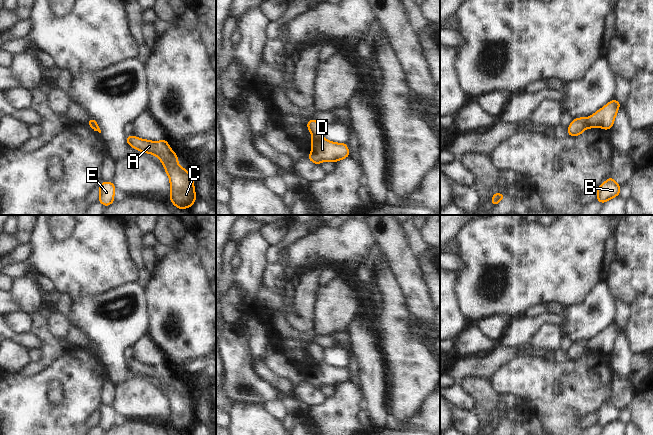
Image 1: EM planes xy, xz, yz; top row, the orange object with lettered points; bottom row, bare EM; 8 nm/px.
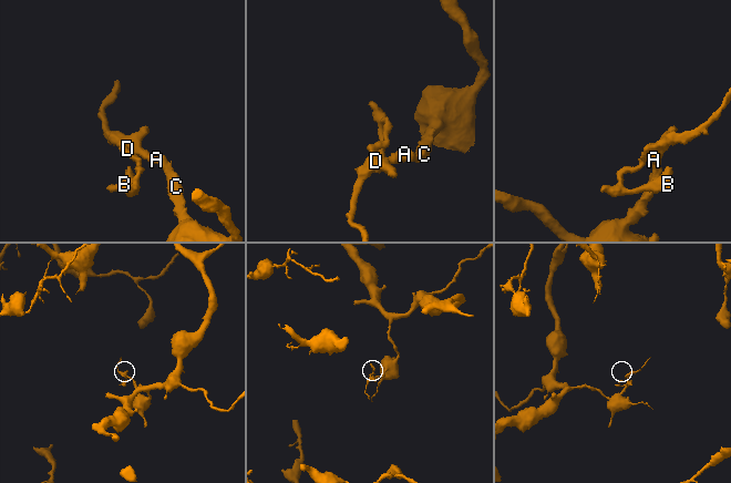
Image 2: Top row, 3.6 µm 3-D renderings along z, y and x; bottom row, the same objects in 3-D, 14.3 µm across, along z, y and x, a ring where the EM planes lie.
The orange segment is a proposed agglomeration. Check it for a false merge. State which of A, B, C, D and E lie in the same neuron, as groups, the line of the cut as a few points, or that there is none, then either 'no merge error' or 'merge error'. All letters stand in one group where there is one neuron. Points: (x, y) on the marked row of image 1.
groups A C D / B E; cut yz (588, 118), (586, 127); merge error

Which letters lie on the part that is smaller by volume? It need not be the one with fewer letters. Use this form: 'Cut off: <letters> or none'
Cut off: B, E

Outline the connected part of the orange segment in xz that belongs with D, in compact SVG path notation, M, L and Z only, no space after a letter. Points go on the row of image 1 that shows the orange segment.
M313 137L310 143L312 150L308 159L318 165L323 161L335 163L350 155L346 143L334 143L322 137Z

